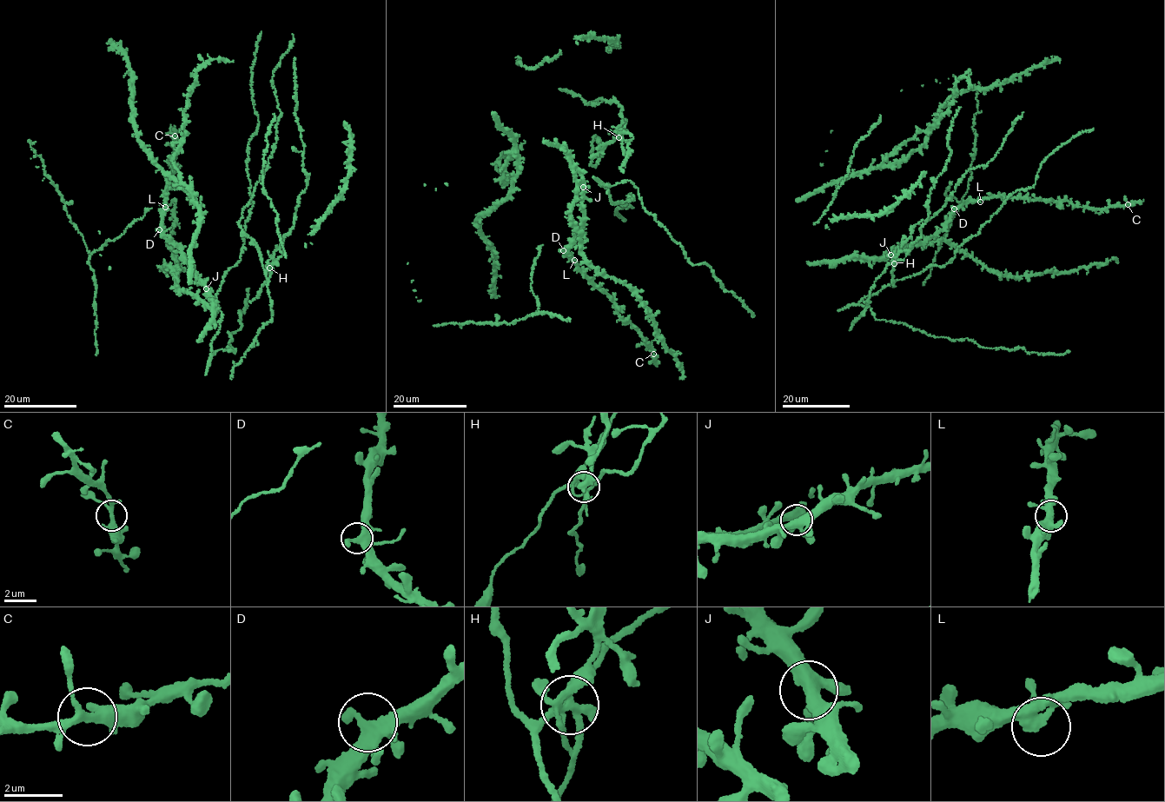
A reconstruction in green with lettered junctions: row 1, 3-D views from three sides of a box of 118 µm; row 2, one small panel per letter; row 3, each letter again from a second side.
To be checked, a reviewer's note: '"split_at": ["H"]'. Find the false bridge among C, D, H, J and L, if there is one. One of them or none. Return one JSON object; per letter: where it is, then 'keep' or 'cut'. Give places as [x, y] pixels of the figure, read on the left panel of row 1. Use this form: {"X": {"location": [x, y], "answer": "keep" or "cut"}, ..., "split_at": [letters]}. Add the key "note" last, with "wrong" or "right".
{"C": {"location": [175, 135], "answer": "keep"}, "D": {"location": [159, 229], "answer": "keep"}, "H": {"location": [269, 268], "answer": "cut"}, "J": {"location": [206, 288], "answer": "keep"}, "L": {"location": [165, 207], "answer": "keep"}, "split_at": ["H"], "note": "right"}

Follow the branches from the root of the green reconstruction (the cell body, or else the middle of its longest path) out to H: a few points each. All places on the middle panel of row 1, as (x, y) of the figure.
H: (627, 155), (632, 135), (624, 131), (615, 136), (618, 136)

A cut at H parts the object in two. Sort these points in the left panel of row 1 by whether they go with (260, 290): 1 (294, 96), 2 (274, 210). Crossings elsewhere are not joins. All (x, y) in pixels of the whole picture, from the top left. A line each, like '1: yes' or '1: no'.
1: yes
2: no

